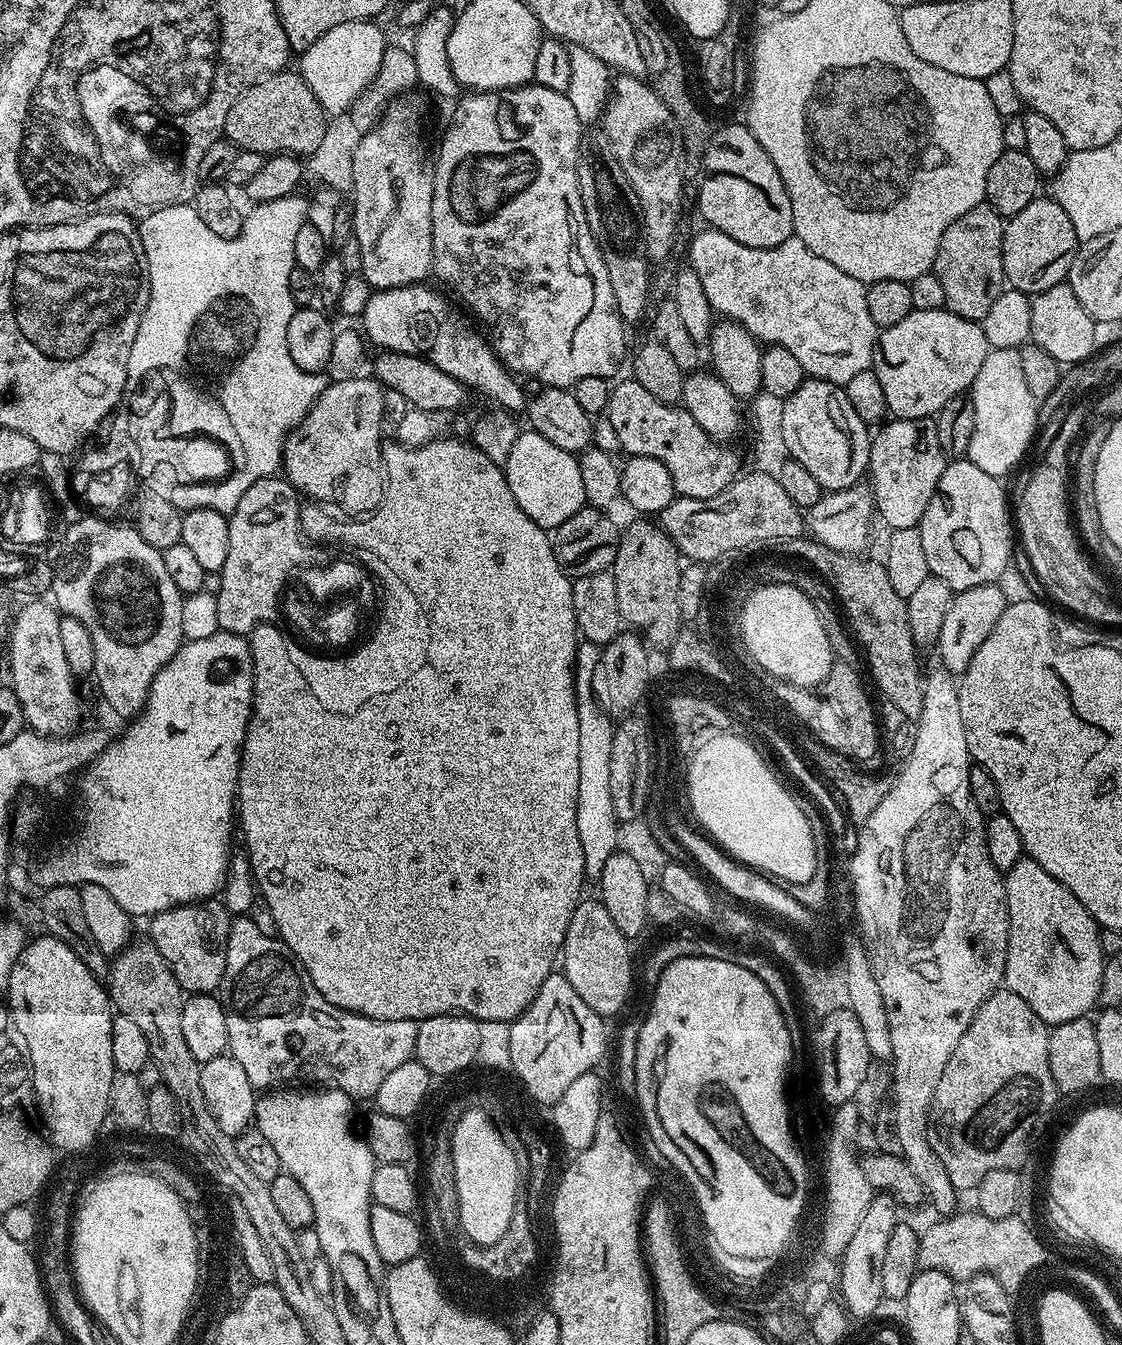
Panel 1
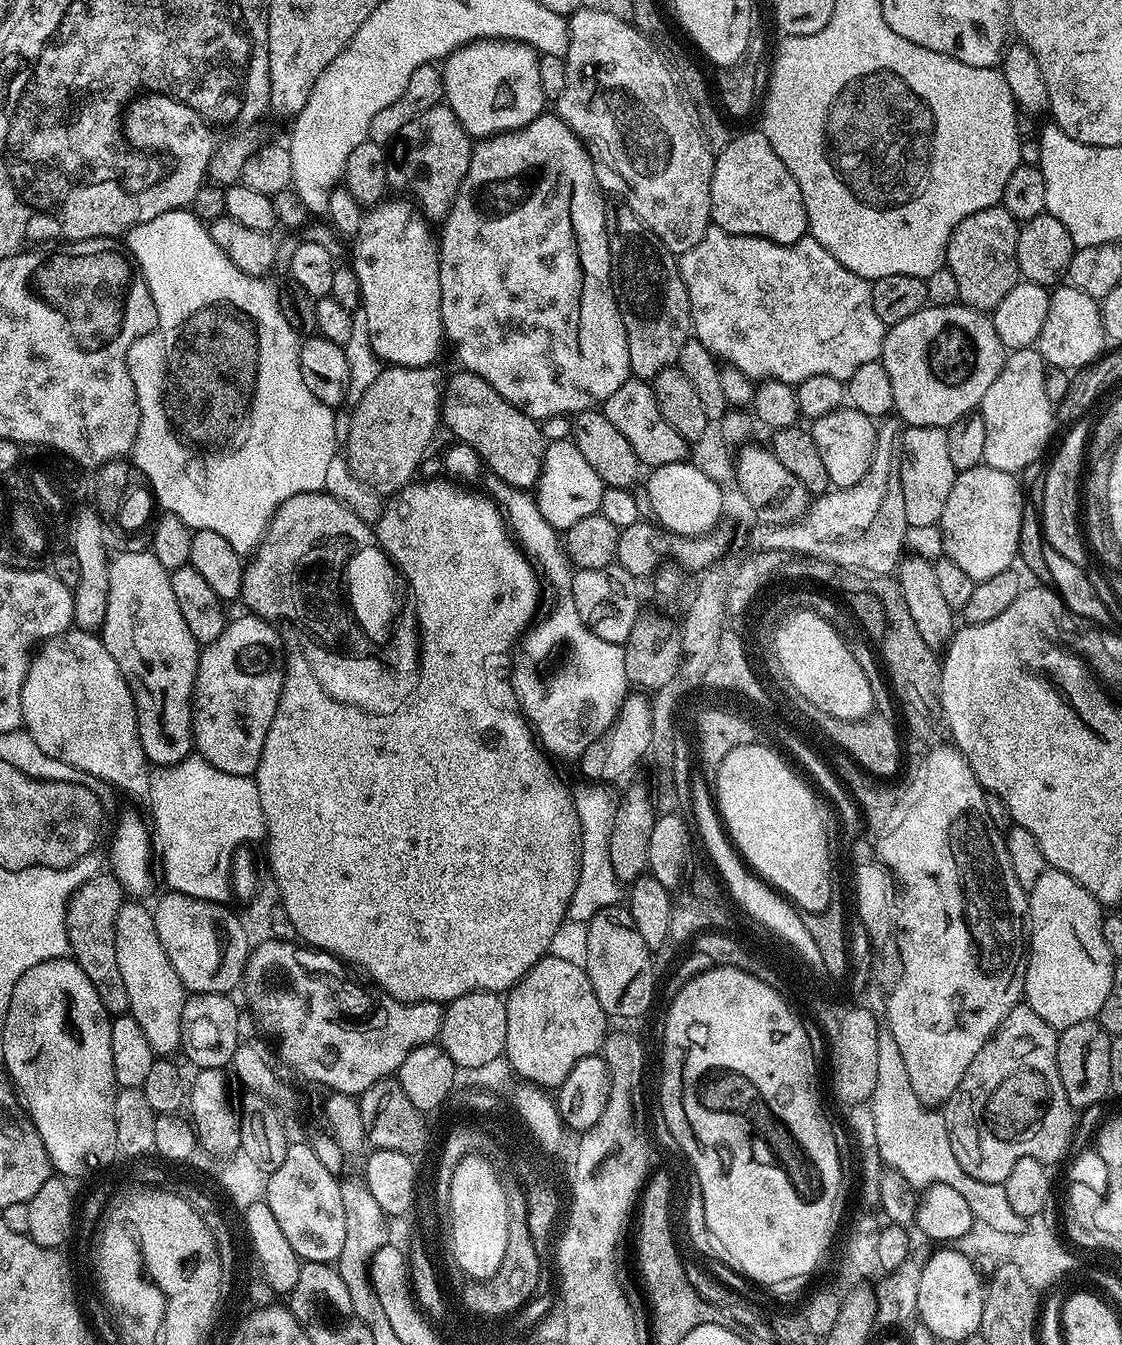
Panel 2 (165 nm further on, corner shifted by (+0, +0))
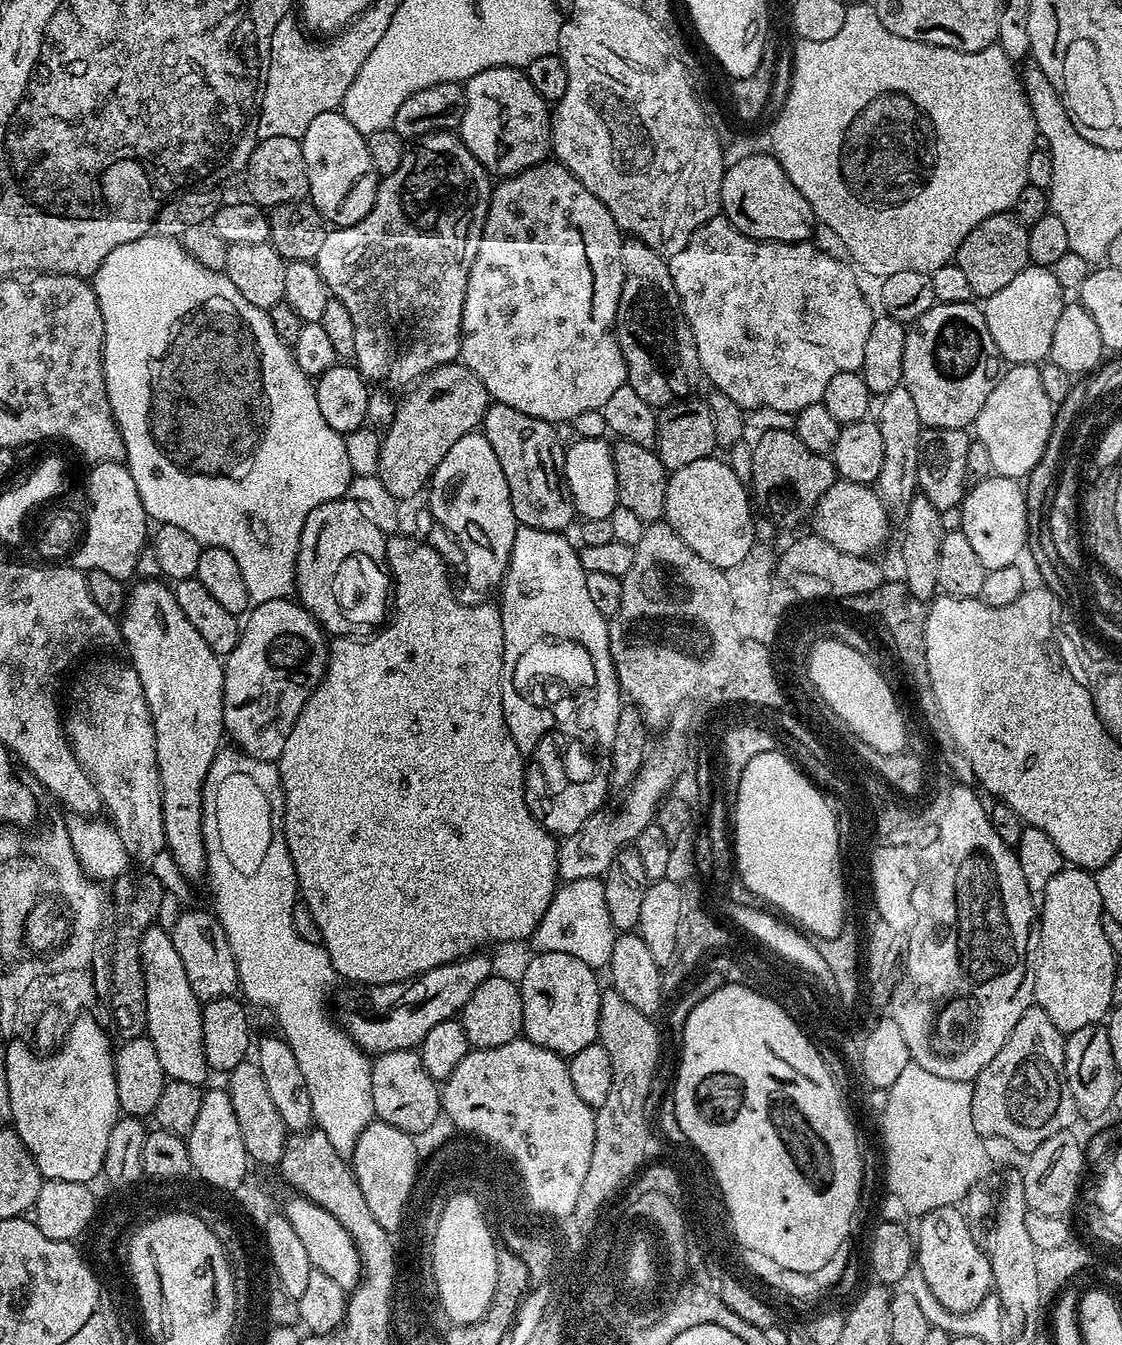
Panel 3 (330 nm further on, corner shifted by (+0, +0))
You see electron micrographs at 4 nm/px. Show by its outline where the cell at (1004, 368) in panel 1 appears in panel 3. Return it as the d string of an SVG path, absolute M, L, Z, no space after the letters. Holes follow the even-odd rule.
M1013 364L1001 375L974 421L975 439L986 446L990 453L995 475L1013 478L1028 475L1043 458L1051 434L1053 413L1054 406L1042 390L1042 378L1037 365Z

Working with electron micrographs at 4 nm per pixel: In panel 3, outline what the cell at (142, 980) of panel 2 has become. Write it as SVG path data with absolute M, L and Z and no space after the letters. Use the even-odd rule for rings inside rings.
M160 927L146 929L140 939L140 961L146 982L146 1035L154 1042L168 1080L203 1085L210 1069L202 1046L202 1002L194 990L190 990L190 978L186 978L182 958L178 950L174 950L171 931Z

